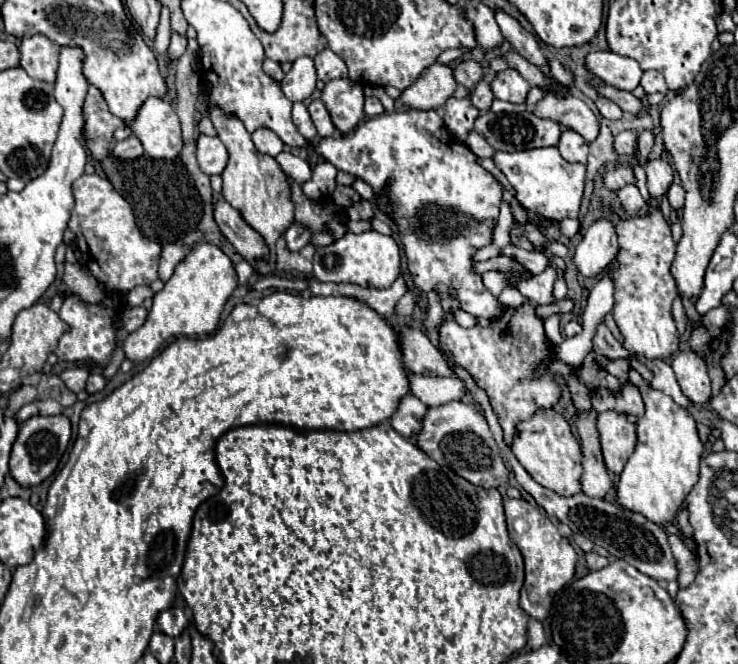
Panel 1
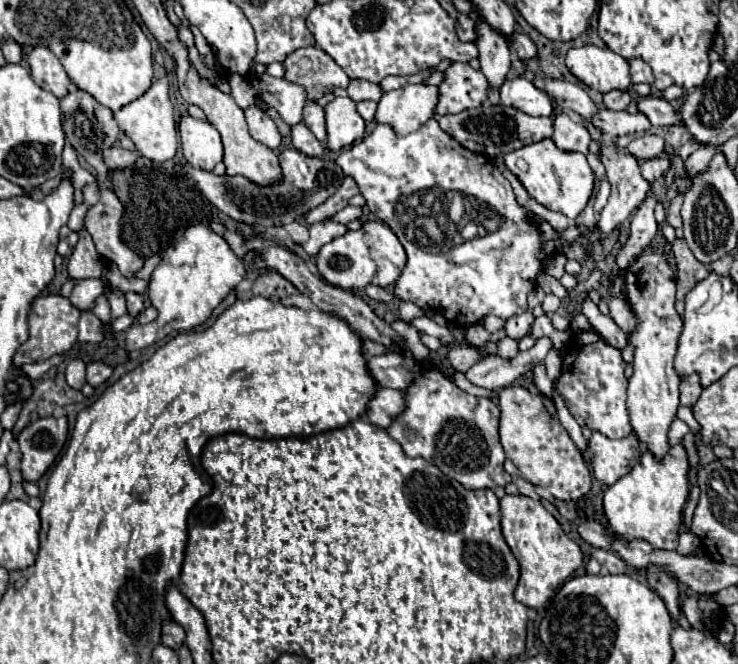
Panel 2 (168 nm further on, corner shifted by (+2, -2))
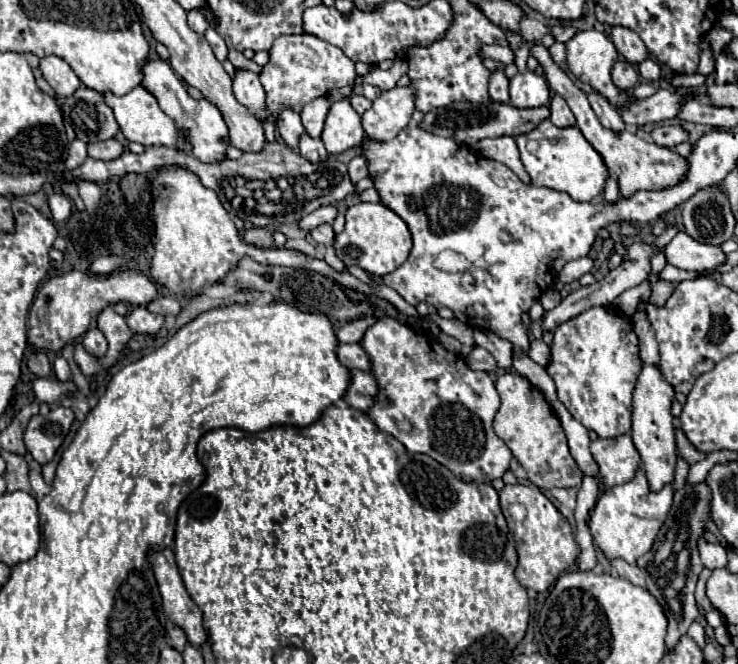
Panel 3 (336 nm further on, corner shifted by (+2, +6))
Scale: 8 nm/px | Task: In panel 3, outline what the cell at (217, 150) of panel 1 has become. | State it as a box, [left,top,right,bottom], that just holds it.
[141,59,229,163]

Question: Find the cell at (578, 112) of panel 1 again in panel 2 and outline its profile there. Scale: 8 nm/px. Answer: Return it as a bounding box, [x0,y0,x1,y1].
[593,109,651,139]

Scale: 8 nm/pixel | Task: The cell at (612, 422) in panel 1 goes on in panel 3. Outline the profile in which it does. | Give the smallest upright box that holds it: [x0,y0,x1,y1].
[591,435,641,489]

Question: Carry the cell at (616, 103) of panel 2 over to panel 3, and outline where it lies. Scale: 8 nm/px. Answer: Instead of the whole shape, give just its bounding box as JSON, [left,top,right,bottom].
[611,61,639,91]

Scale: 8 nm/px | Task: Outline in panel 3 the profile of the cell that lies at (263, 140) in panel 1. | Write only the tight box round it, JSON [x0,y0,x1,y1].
[233,71,271,123]

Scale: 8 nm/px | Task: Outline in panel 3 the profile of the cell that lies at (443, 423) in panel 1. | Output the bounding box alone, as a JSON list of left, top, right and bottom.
[361,317,513,483]

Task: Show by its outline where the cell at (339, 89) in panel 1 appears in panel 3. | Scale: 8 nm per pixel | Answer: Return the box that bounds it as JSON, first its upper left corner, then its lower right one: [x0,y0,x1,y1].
[321,97,365,153]

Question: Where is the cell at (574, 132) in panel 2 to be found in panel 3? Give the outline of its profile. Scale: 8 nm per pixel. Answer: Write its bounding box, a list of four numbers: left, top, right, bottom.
[549,95,577,127]

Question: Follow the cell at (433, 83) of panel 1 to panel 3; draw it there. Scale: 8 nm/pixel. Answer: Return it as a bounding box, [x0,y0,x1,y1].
[363,85,415,141]

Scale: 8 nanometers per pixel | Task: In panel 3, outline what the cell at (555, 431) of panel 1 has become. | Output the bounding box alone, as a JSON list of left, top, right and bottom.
[493,371,583,489]

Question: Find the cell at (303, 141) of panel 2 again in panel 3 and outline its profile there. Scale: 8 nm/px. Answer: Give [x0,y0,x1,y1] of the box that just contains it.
[299,133,329,161]

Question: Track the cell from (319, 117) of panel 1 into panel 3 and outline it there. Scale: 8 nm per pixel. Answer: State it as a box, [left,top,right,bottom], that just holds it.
[301,97,329,137]

